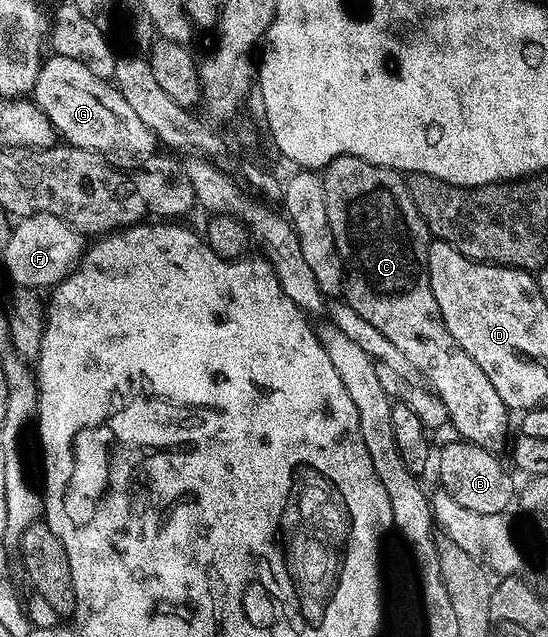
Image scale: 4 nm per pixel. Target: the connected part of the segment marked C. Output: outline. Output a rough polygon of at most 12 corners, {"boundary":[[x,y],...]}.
{"boundary":[[354,155],[319,174],[346,300],[406,355],[460,439],[510,410],[458,347],[408,182]]}

